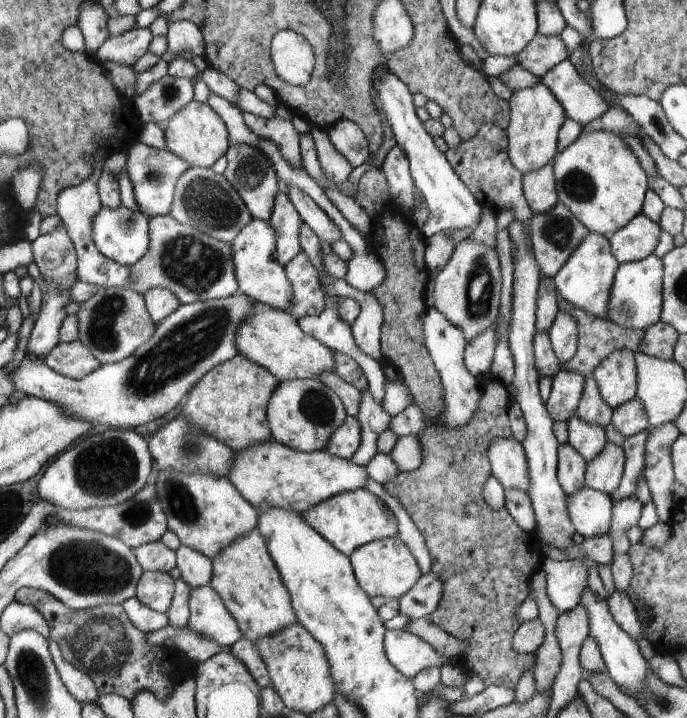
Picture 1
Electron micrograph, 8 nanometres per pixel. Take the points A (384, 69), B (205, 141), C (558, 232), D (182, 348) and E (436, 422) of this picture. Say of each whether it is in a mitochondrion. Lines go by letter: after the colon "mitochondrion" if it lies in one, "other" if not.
A: other
B: other
C: mitochondrion
D: mitochondrion
E: other

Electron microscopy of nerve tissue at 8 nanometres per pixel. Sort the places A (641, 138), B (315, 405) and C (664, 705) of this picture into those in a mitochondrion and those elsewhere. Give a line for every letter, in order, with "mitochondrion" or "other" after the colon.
A: other
B: mitochondrion
C: mitochondrion

